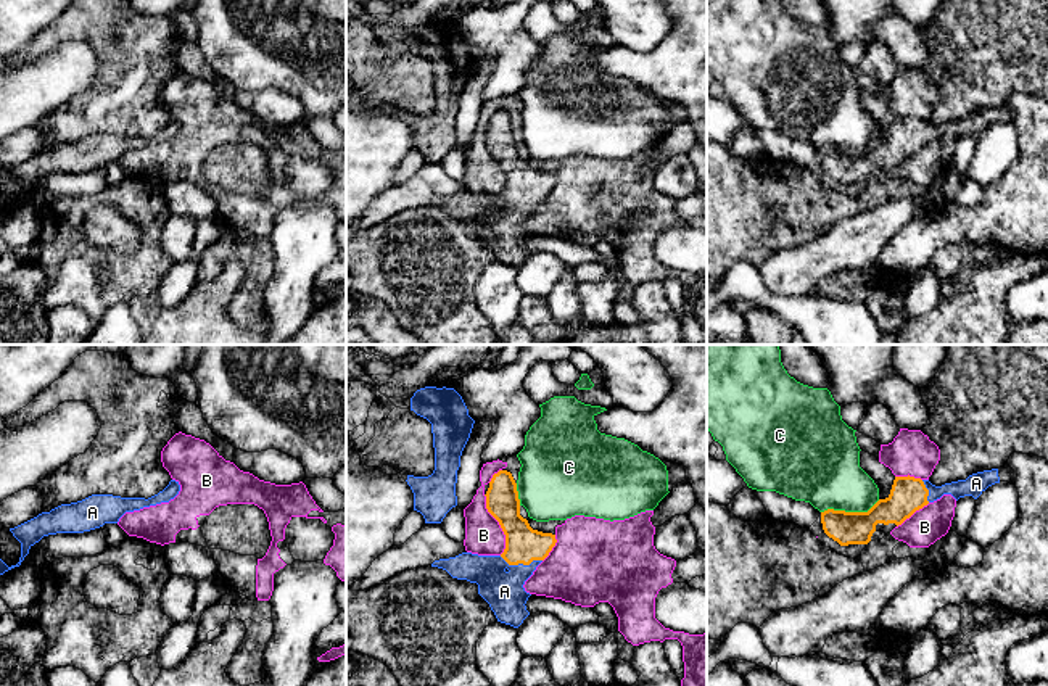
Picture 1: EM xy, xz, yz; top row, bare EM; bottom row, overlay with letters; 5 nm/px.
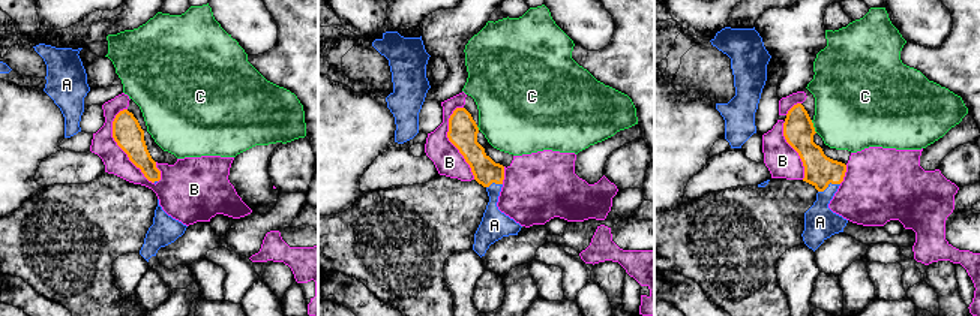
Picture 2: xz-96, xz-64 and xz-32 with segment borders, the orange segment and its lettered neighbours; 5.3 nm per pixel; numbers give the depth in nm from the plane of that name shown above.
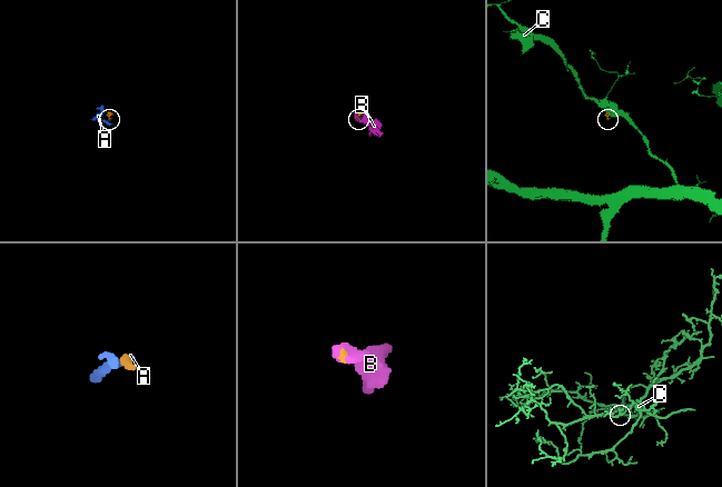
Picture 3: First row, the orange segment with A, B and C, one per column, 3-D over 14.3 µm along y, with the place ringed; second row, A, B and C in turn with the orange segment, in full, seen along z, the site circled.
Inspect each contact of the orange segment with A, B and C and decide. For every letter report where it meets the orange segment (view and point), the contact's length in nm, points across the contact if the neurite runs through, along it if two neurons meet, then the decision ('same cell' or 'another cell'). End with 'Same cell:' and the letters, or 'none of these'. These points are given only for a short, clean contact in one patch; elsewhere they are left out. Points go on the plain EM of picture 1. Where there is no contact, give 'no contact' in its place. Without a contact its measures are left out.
A: xz (520, 202) | 220 nm | across xz (524, 184), (520, 202), (519, 213), (504, 231) | same cell
B: xz (499, 163) | 320 nm | another cell
C: yz (850, 152) | 300 nm | along yz (879, 139), (866, 150), (825, 148), (821, 152) | another cell
Same cell: A

